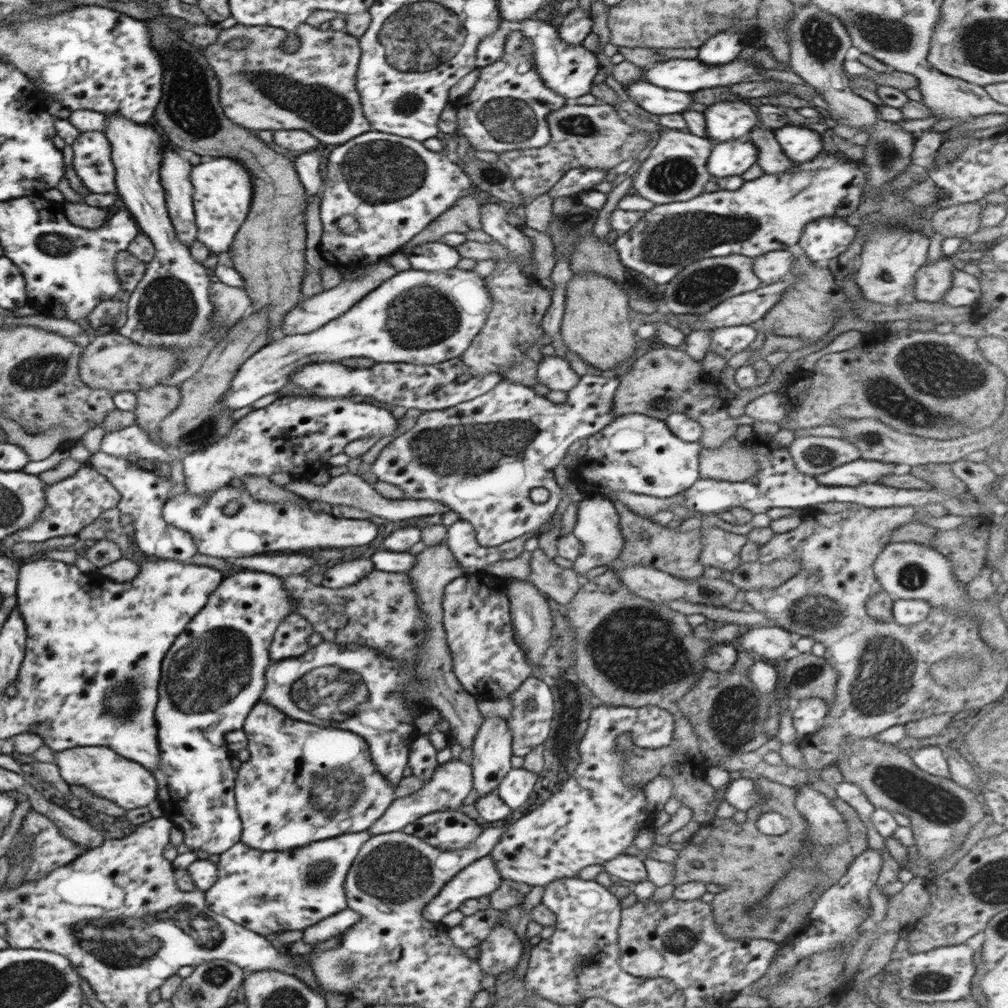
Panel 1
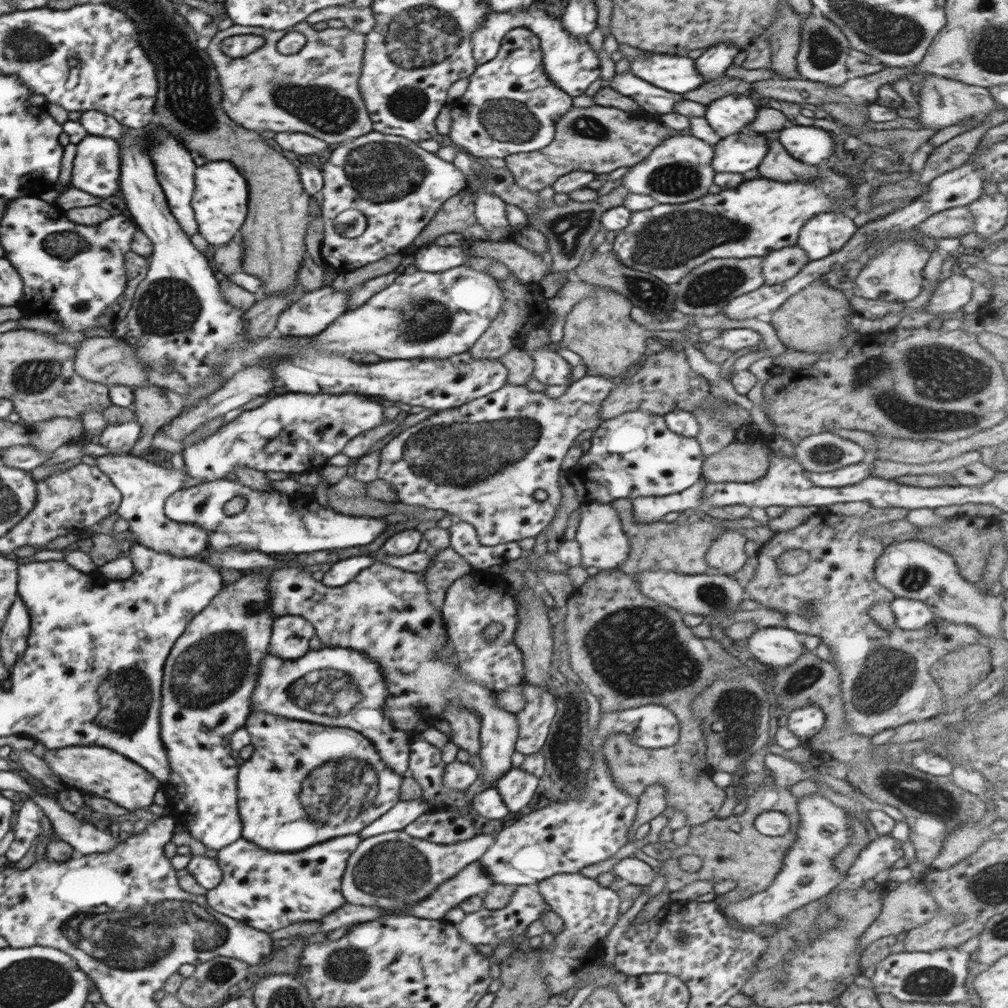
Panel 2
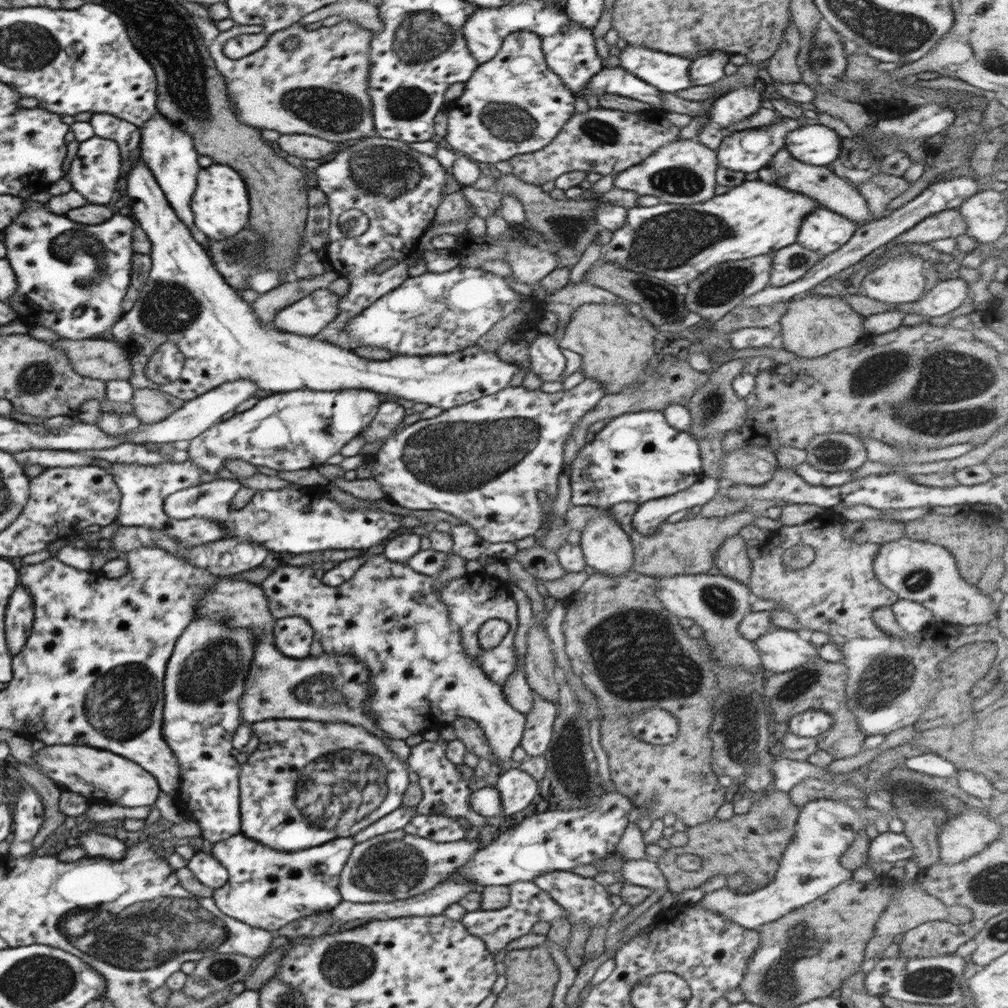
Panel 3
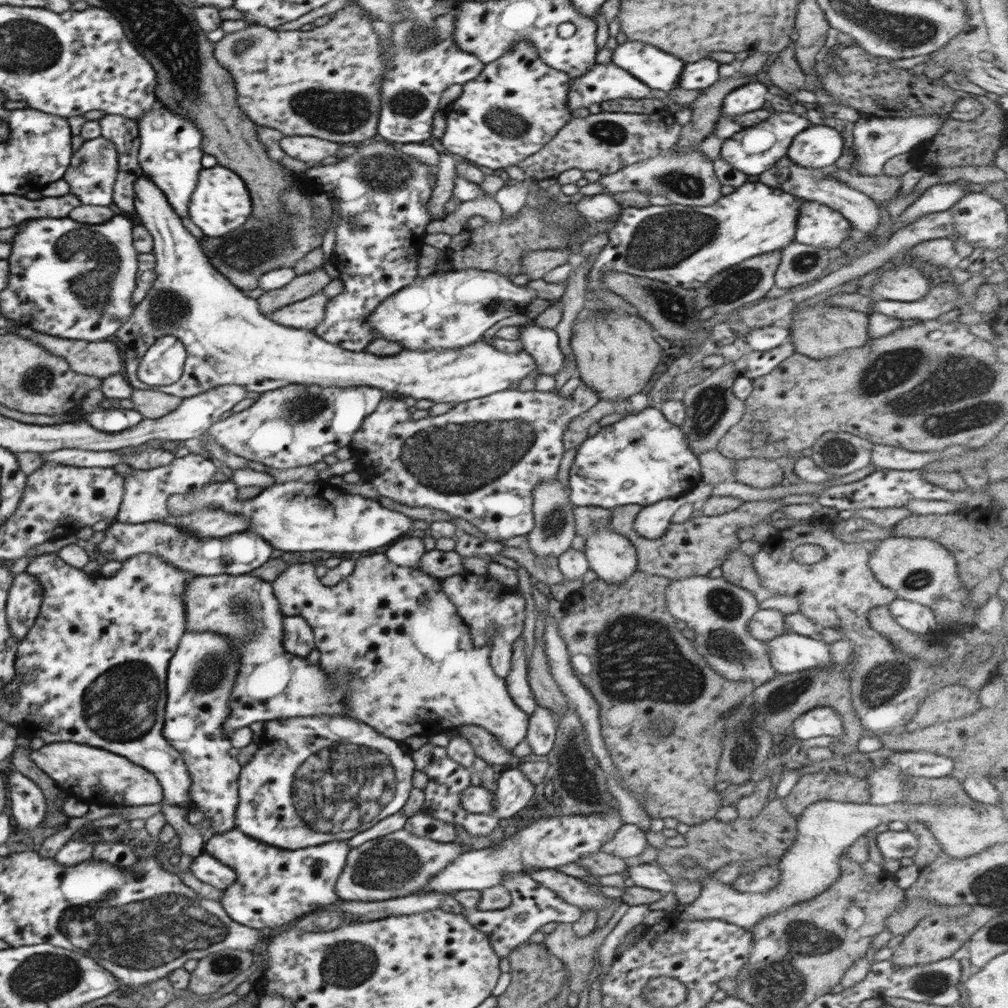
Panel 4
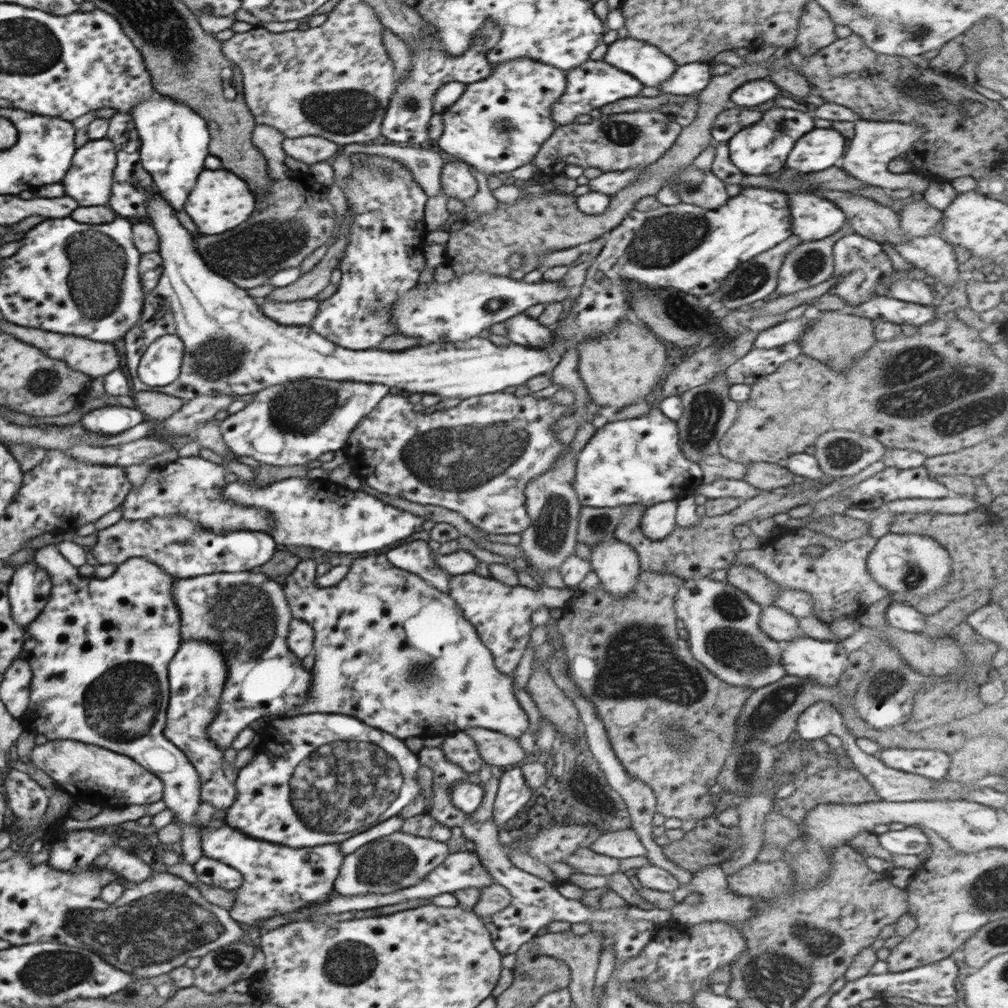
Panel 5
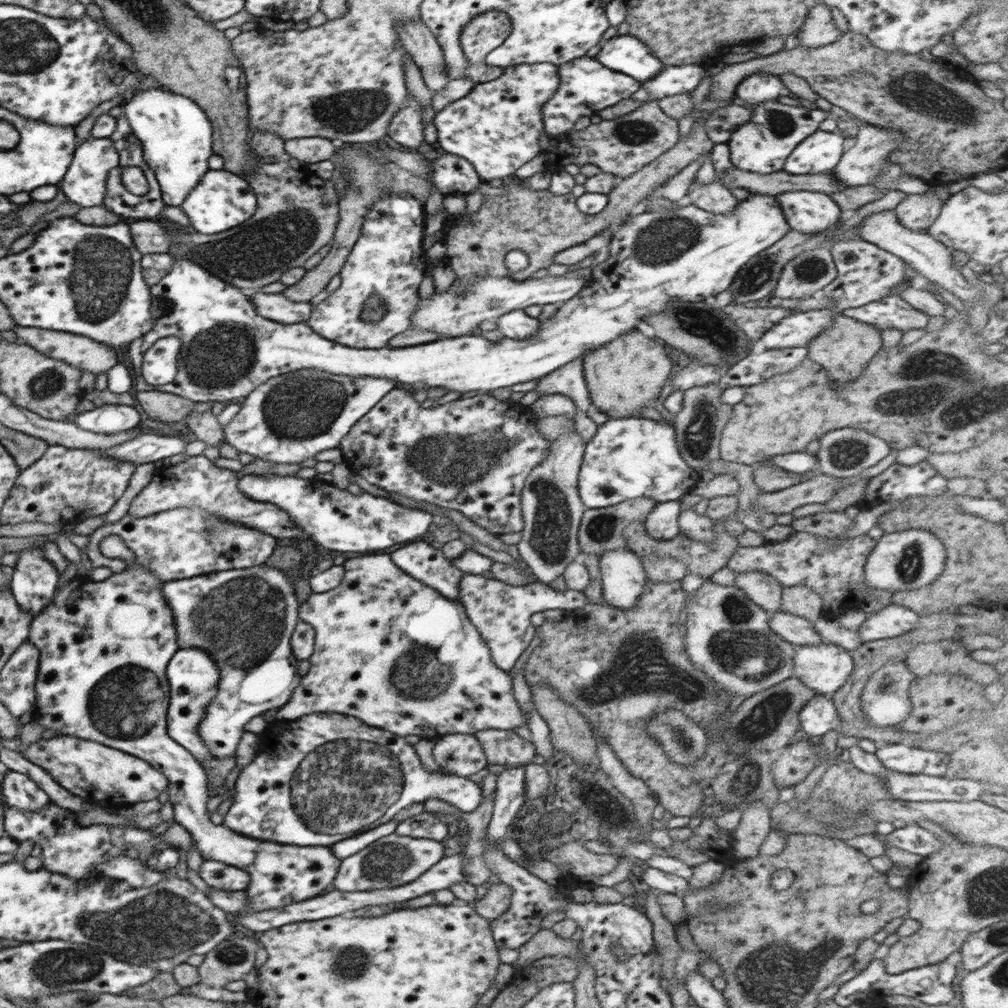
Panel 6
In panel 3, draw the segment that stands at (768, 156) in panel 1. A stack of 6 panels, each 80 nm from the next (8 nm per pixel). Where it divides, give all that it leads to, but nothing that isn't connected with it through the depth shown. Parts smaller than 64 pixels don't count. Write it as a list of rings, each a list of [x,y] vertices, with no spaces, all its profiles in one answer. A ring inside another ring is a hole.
[[[784,148],[774,154],[774,158],[770,159],[770,164],[766,164],[758,170],[758,179],[766,181],[768,184],[780,185],[782,188],[790,189],[792,192],[805,194],[811,199],[816,199],[822,207],[848,218],[854,224],[863,222],[862,226],[864,226],[864,224],[870,222],[869,216],[872,216],[872,214],[870,213],[868,201],[857,189],[848,185],[846,179],[838,177],[834,171],[826,166],[798,162]]]

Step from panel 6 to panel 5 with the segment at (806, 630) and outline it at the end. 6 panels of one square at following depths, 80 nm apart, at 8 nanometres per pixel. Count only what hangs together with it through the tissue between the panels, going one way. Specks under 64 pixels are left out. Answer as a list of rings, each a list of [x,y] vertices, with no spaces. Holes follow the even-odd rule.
[[[770,605],[762,607],[759,627],[772,640],[789,641],[798,637],[808,637],[800,627],[798,618],[781,608]]]

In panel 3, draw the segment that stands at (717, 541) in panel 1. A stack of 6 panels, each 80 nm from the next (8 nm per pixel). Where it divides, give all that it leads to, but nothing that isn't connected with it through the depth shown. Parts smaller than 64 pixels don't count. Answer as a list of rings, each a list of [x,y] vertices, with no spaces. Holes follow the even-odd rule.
[[[739,534],[728,537],[717,548],[714,564],[722,575],[749,586],[752,564],[746,553],[745,542]]]

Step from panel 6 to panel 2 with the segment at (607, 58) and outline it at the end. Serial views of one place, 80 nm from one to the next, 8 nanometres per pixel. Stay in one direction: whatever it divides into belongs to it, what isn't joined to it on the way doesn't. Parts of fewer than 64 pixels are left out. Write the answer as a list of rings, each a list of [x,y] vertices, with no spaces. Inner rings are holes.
[[[643,51],[630,58],[630,73],[658,88],[684,94],[707,82],[700,76],[695,59],[670,53]]]

